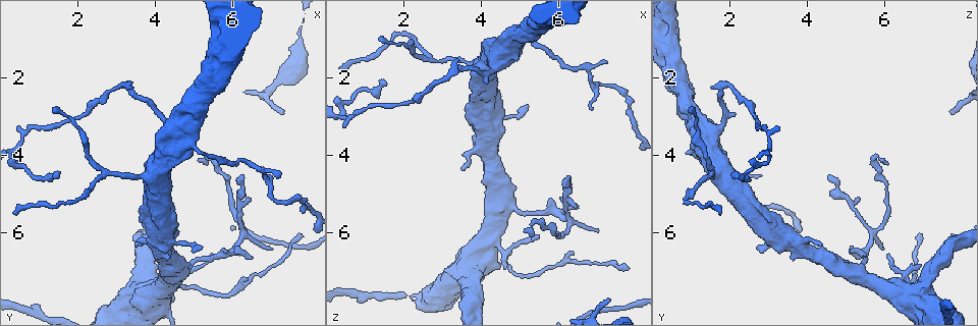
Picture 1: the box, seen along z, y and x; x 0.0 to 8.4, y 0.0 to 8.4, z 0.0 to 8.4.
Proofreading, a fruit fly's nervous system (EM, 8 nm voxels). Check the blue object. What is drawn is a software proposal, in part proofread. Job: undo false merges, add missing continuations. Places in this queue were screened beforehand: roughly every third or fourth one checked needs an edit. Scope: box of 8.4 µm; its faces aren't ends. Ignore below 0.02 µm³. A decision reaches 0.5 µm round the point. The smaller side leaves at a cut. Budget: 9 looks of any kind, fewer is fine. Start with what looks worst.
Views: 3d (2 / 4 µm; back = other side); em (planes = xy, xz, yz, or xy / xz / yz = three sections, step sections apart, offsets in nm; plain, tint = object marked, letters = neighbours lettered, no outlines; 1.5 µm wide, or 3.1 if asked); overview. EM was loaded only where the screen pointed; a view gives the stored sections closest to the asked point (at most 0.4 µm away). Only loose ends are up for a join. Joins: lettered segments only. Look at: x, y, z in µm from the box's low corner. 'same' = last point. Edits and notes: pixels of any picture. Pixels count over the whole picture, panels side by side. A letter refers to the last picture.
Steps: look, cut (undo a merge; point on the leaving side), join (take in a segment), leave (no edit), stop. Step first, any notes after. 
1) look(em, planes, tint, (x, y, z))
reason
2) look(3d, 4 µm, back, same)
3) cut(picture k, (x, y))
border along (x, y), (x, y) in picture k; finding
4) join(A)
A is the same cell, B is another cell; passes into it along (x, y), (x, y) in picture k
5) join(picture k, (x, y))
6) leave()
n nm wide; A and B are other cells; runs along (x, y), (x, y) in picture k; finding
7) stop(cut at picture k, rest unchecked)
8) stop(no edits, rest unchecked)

look(em, xz, step 8, tint, (5.50, 6.55, 6.10))
free end

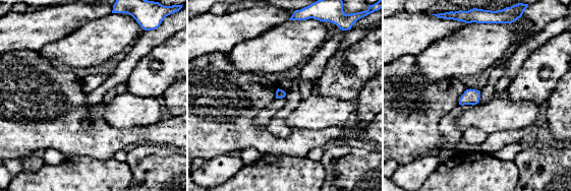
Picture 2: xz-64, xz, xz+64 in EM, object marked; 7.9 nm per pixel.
look(em, planes, tint, same)

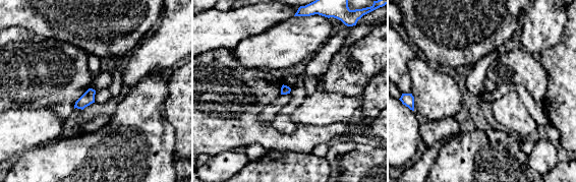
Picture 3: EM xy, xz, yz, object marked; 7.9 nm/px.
look(em, planes, letters, same)
see the neighbours

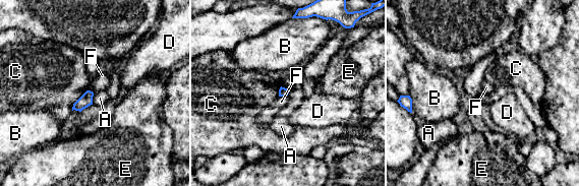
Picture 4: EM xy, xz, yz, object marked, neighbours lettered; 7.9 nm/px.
leave()
70 nm wide; A, B, C, D, E and F are other cells; border along (94, 92), (92, 103) in picture 4; no lettered segment goes on from it

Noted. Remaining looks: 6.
look(3d, 2 µm, (6.80, 4.50, 2.85))

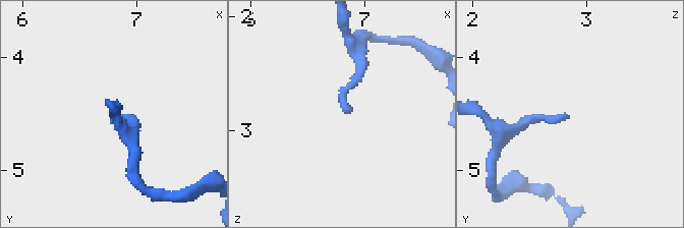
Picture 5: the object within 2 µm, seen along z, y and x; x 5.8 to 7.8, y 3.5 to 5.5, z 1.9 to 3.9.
look(em, planes, plain, (6.84, 4.54, 2.86))
shape alone is not enough

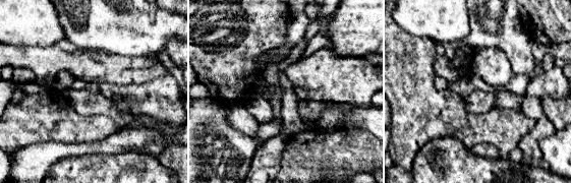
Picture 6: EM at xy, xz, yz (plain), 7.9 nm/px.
look(em, planes, letters, same)

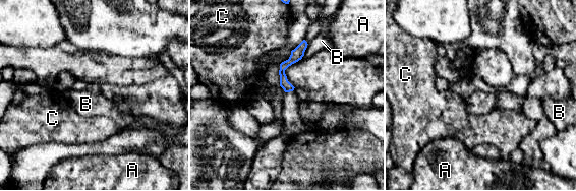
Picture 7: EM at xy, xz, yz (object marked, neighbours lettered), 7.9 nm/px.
leave()
80 nm wide; A, B and C are other cells; runs along (304, 44), (282, 68), (287, 89) in picture 7; none of them fits

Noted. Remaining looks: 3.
look(3d, 2 µm, (6.25, 4.50, 4.50))
free end

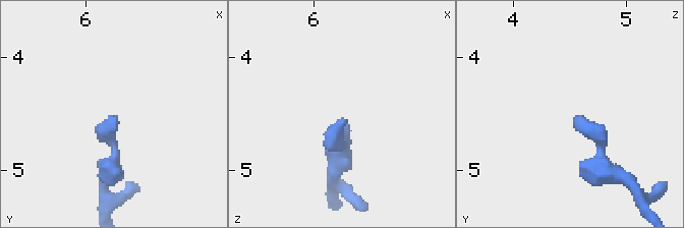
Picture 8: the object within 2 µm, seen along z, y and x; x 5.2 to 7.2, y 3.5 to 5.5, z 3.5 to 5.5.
look(em, yz, step 4, tint, (6.28, 4.54, 4.56))

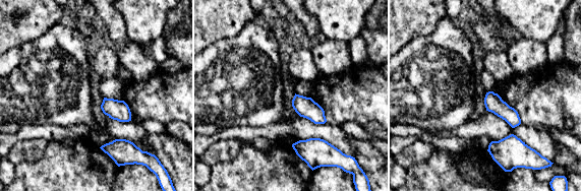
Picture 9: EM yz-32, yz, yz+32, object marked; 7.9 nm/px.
look(em, planes, letters, same)

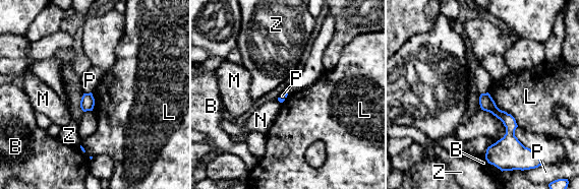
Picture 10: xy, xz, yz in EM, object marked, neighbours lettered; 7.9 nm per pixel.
leave()
B, L, M, N, P and Z are other cells; border along (487, 92), (518, 126) in picture 10; no lettered segment goes on from it

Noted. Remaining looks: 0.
stop(no edits, rest unchecked)

